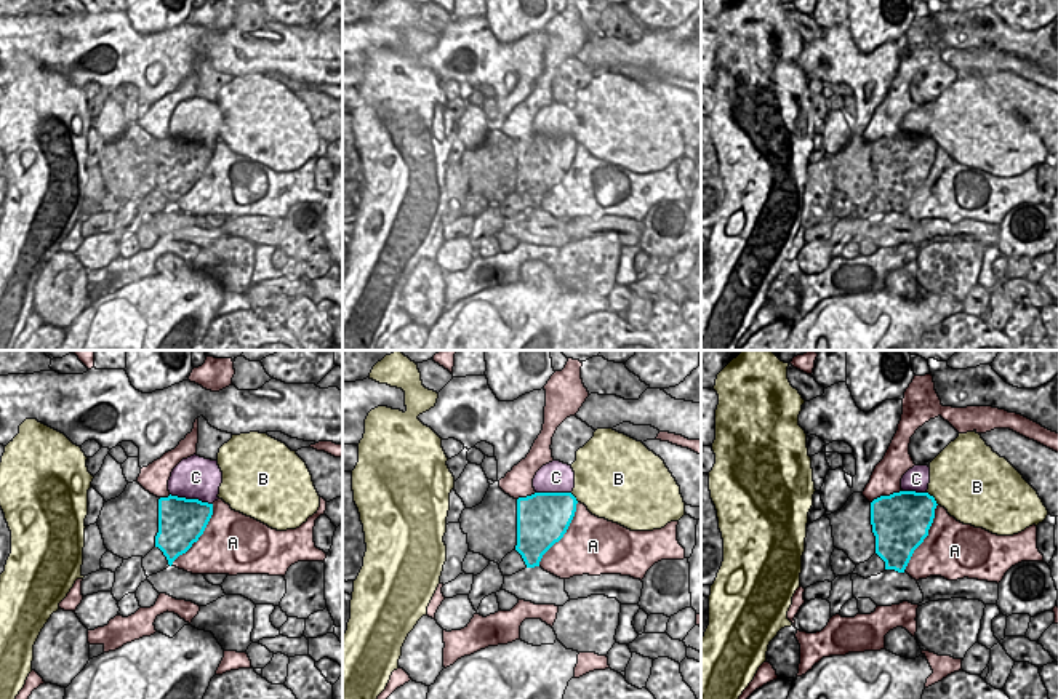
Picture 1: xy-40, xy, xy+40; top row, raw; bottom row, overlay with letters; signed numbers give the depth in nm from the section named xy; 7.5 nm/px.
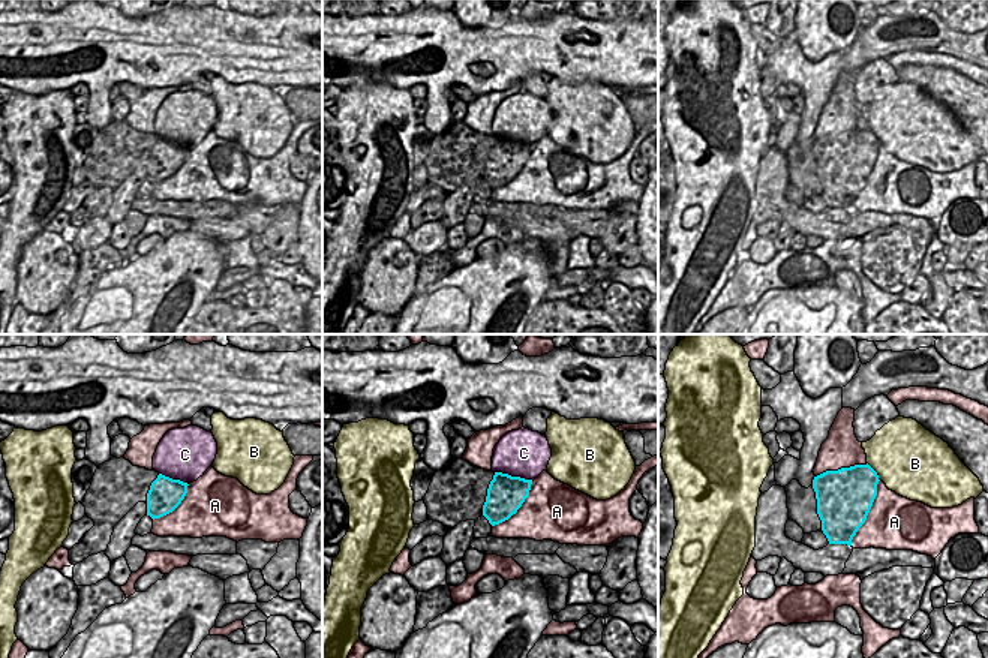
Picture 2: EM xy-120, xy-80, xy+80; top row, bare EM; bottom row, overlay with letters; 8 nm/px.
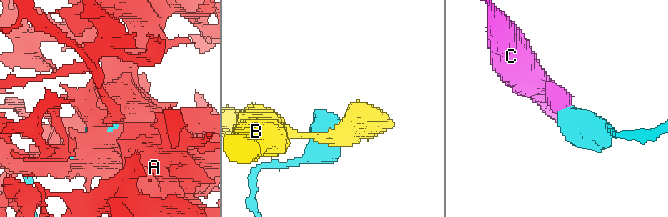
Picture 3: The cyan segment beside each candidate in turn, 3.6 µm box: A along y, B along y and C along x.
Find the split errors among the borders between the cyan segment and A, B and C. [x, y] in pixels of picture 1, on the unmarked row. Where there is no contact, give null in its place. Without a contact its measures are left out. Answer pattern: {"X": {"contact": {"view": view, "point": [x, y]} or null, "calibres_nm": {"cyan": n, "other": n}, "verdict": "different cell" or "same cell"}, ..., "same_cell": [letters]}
{"A": {"contact": {"view": "xy+40", "point": [925, 178]}, "calibres_nm": {"cyan": 440, "other": 440}, "verdict": "different cell"}, "B": {"contact": {"view": "xy+40", "point": [933, 139]}, "calibres_nm": {"cyan": 380, "other": 480}, "verdict": "different cell"}, "C": {"contact": {"view": "xy-40", "point": [191, 141]}, "calibres_nm": {"cyan": 360, "other": 320}, "verdict": "different cell"}, "same_cell": []}

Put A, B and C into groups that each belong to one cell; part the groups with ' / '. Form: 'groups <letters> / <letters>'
groups A / B / C

